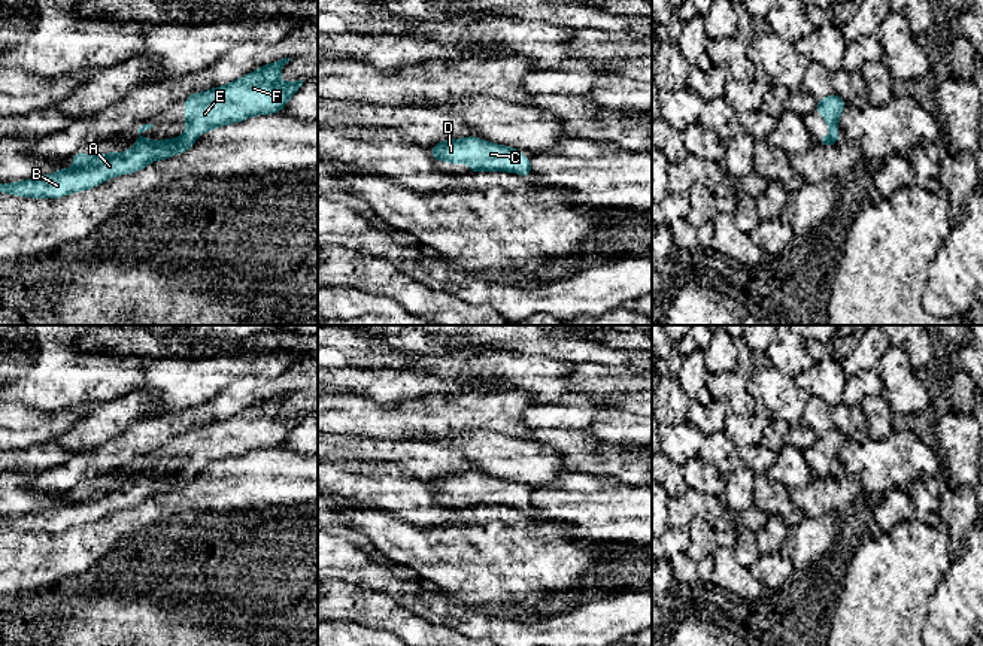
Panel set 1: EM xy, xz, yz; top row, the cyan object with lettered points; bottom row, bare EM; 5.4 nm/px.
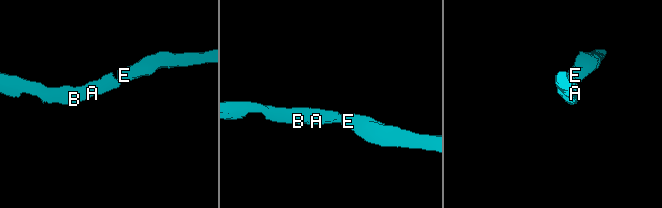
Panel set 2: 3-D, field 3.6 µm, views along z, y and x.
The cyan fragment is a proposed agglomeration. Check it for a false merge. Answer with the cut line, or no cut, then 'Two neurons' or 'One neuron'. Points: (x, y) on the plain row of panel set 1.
No split. One neuron

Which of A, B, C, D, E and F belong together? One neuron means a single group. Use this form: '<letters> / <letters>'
A B C D E F

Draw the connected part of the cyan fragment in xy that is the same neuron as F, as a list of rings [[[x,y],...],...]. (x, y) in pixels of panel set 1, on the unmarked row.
[[[283,392],[243,409],[224,421],[185,431],[186,465],[169,474],[146,474],[140,468],[154,461],[139,461],[136,479],[122,488],[85,489],[76,486],[70,492],[76,503],[60,503],[54,509],[31,512],[12,518],[0,518],[0,527],[34,533],[61,533],[66,528],[85,525],[98,518],[139,506],[155,494],[188,485],[195,473],[218,461],[242,457],[254,449],[277,448],[301,422],[304,415],[280,416],[282,401],[291,392]]]

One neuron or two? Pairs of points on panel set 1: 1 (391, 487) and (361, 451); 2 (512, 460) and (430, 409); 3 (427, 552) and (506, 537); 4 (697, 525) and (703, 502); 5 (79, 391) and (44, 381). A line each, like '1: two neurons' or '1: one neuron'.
1: two neurons
2: two neurons
3: one neuron
4: two neurons
5: one neuron

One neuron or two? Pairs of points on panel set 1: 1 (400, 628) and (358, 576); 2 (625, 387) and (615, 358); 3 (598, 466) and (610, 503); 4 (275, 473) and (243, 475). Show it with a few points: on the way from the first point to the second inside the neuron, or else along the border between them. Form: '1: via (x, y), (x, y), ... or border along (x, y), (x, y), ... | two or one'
1: border along (337, 579), (369, 591), (387, 593), (402, 607) | two
2: border along (576, 364), (604, 363), (610, 367) | two
3: border along (569, 472), (582, 472), (636, 485) | two
4: via (267, 475), (251, 475) | one

